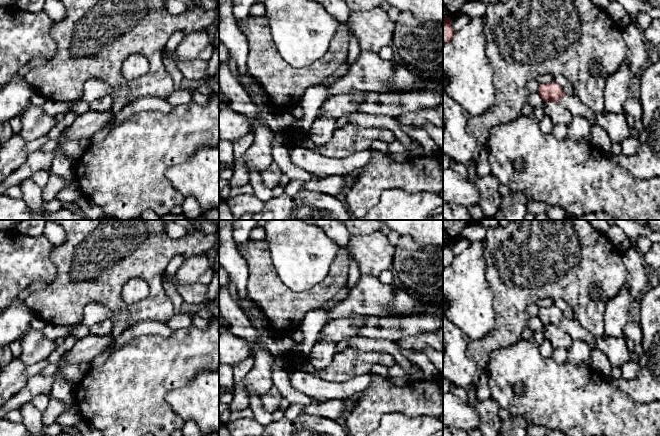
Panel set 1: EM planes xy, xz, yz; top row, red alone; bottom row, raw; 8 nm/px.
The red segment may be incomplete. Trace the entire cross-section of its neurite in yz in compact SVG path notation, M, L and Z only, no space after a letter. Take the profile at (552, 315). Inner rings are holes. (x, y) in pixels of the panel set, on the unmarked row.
M554 304L550 307L540 308L537 316L544 326L559 326L571 336L572 340L584 341L592 349L602 351L607 356L611 366L620 368L631 361L630 351L624 336L595 338L591 333L583 329L575 319L565 318L561 310Z

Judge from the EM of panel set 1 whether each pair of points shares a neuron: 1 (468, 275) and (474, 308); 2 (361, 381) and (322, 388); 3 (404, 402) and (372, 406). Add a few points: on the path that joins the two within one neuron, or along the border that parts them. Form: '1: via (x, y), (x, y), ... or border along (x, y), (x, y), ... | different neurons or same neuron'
1: via (468, 283), (470, 300) | same neuron
2: via (351, 387), (332, 388) | same neuron
3: via (396, 402), (380, 402) | same neuron

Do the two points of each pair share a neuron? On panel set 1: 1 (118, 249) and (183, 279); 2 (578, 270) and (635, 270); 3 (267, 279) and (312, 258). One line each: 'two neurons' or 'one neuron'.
1: two neurons
2: two neurons
3: two neurons

